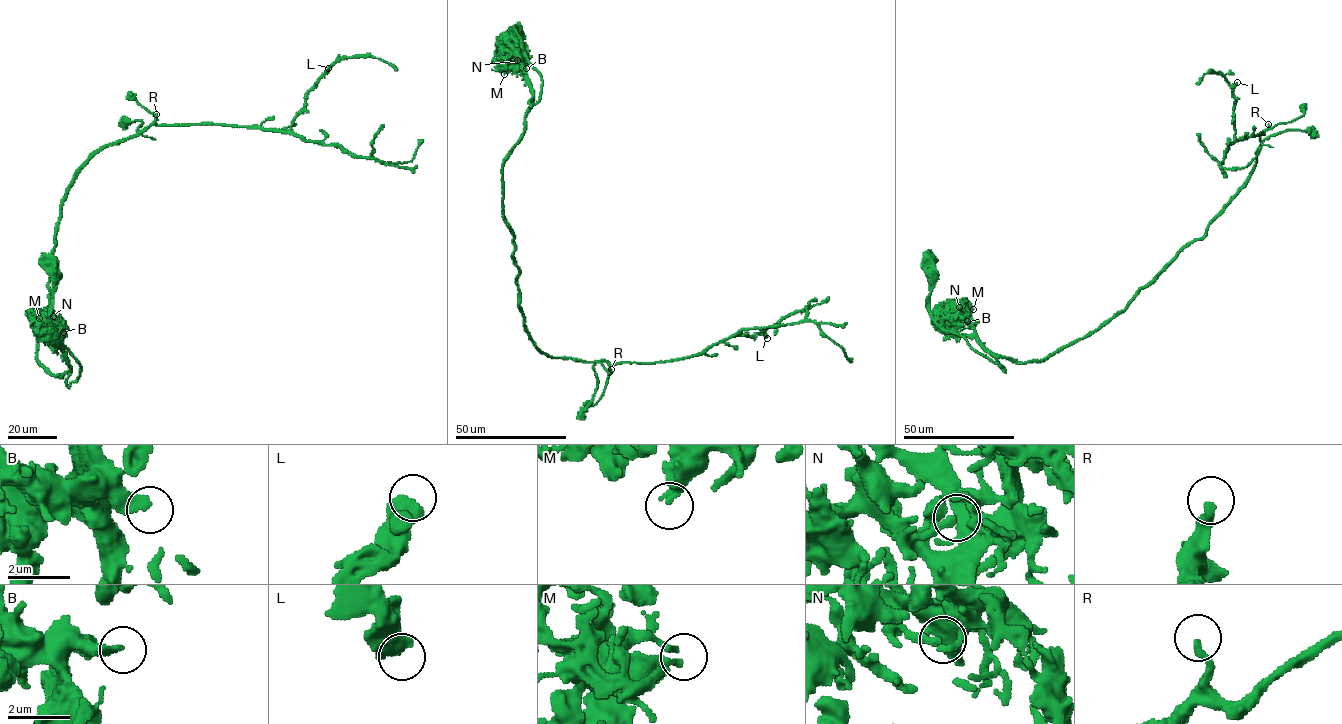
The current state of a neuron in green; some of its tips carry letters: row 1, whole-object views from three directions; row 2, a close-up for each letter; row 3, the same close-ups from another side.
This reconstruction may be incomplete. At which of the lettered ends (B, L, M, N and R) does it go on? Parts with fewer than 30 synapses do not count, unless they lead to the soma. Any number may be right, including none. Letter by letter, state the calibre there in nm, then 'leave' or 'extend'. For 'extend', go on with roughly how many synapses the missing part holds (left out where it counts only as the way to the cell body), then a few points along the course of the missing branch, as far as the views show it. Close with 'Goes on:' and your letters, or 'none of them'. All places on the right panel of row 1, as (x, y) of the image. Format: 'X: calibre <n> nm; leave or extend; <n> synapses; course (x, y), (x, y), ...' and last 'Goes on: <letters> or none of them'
B: calibre 380 nm; leave
L: calibre 600 nm; leave
M: calibre 220 nm; leave
N: calibre 280 nm; leave
R: calibre 280 nm; extend; 120 synapses; course (1268, 124), (1296, 104), (1306, 110)
Goes on: R

